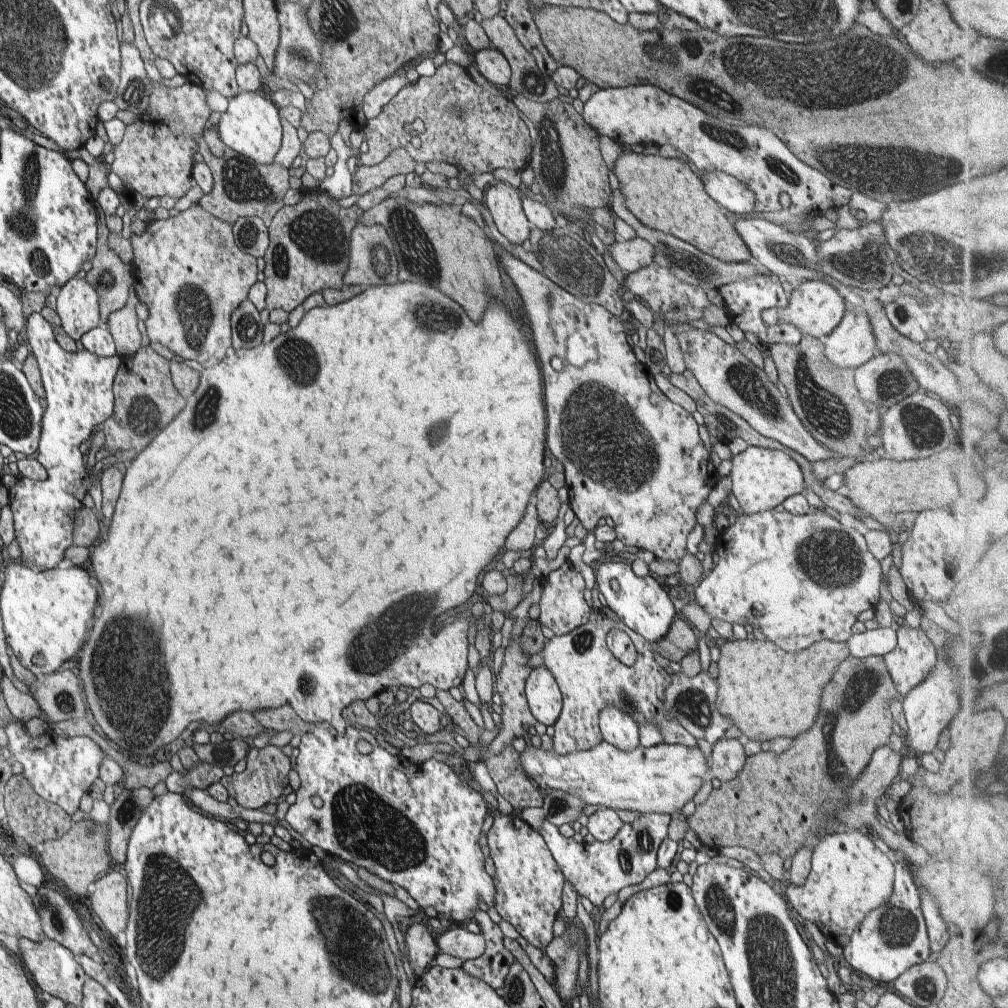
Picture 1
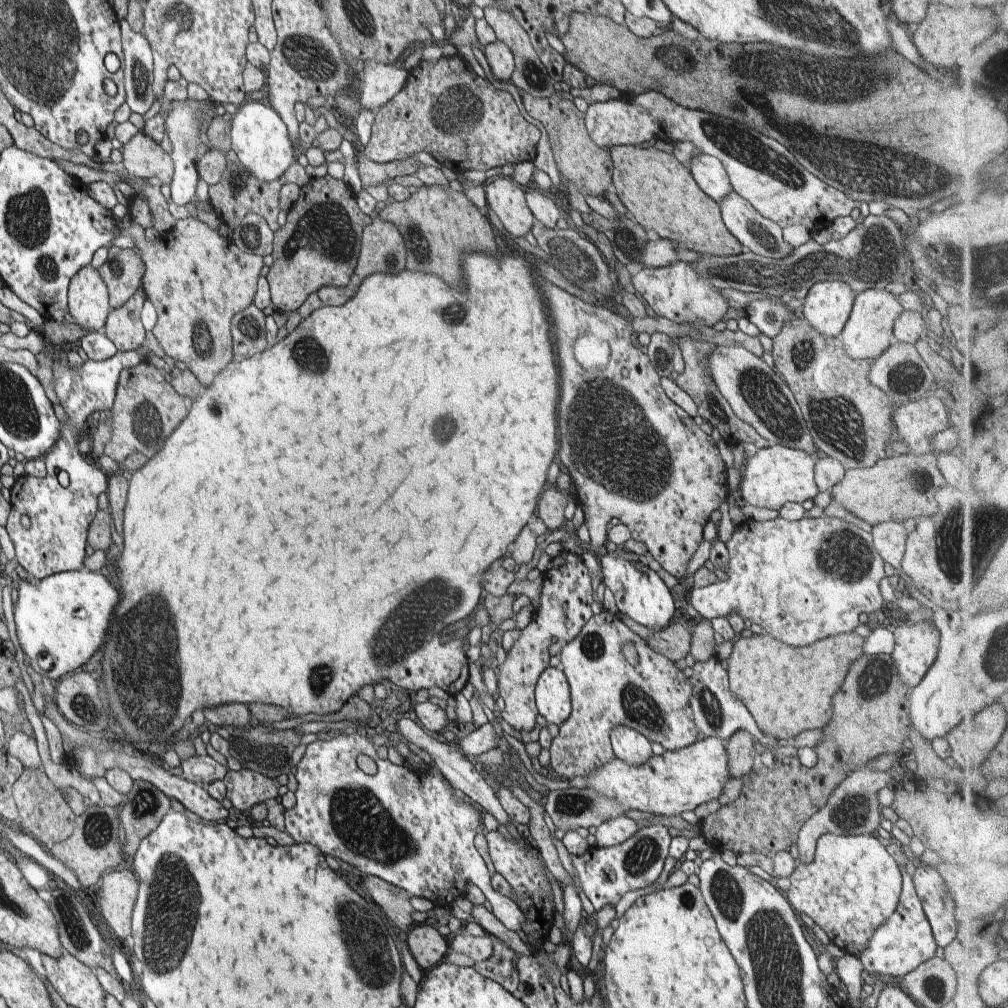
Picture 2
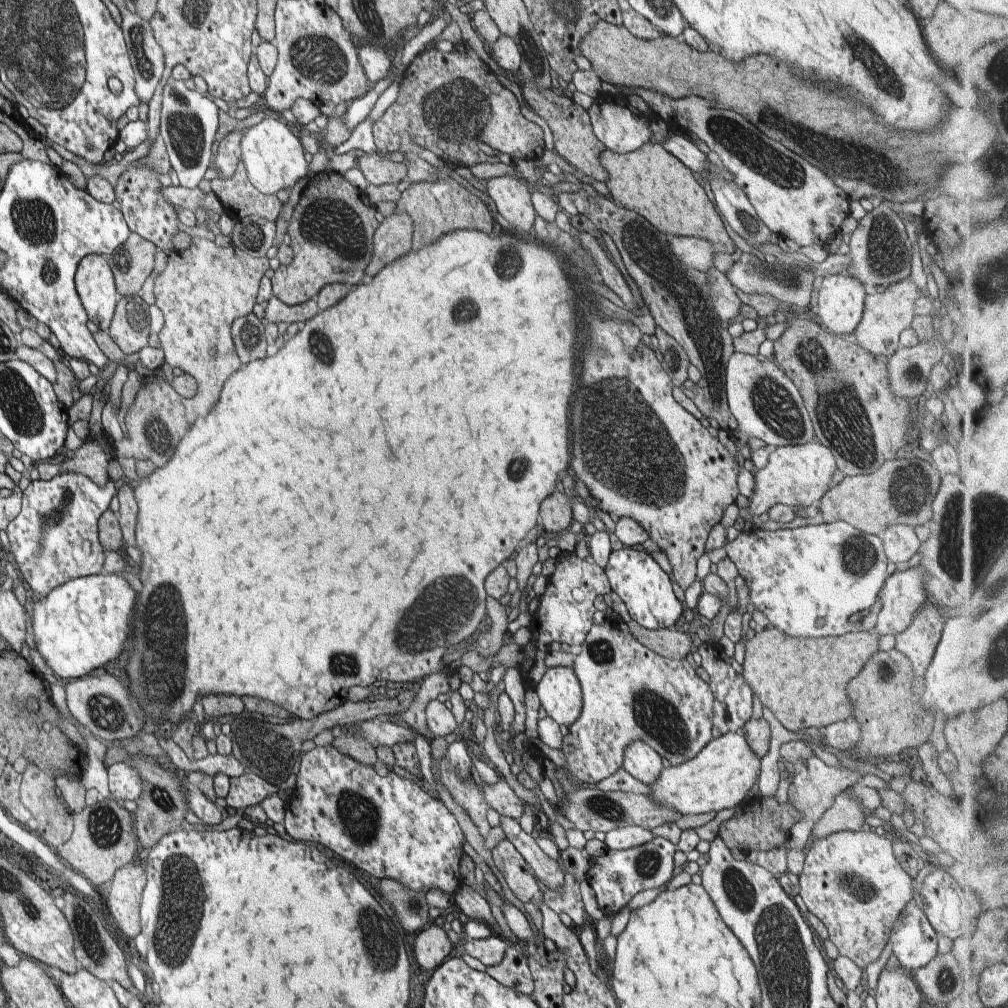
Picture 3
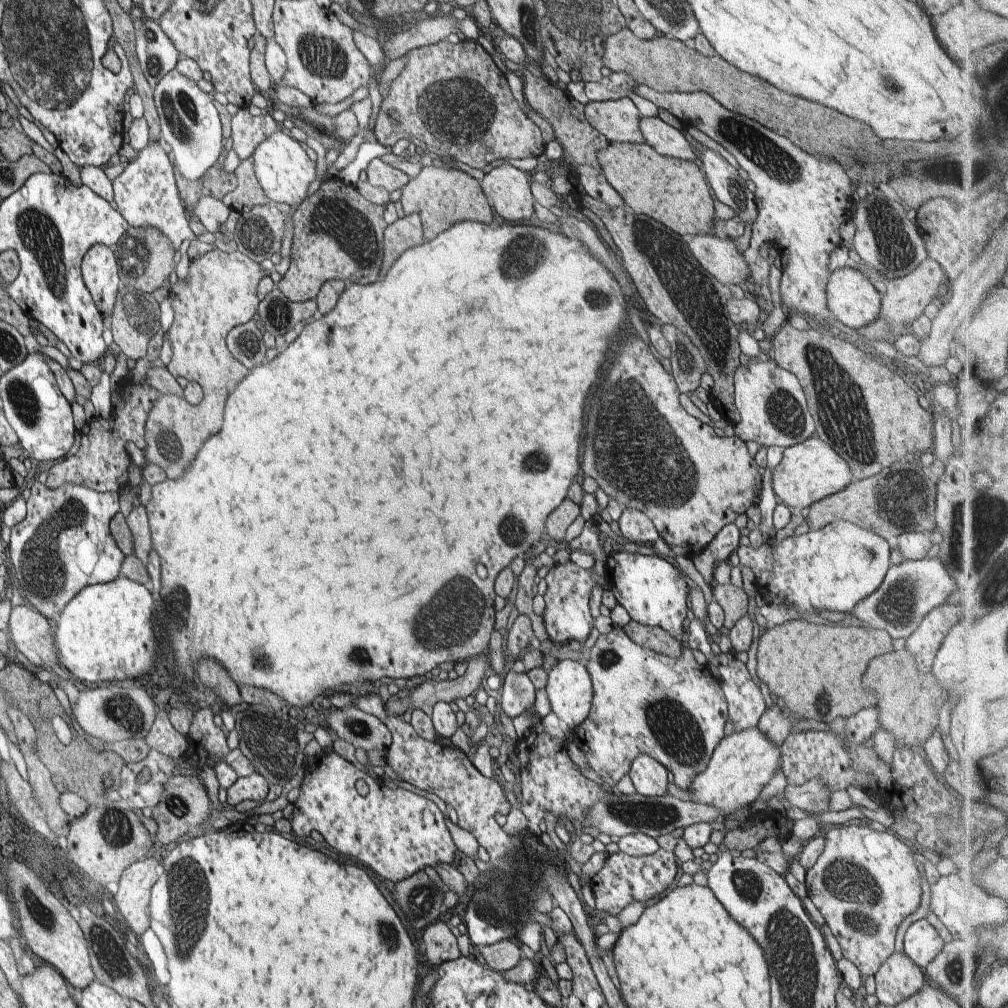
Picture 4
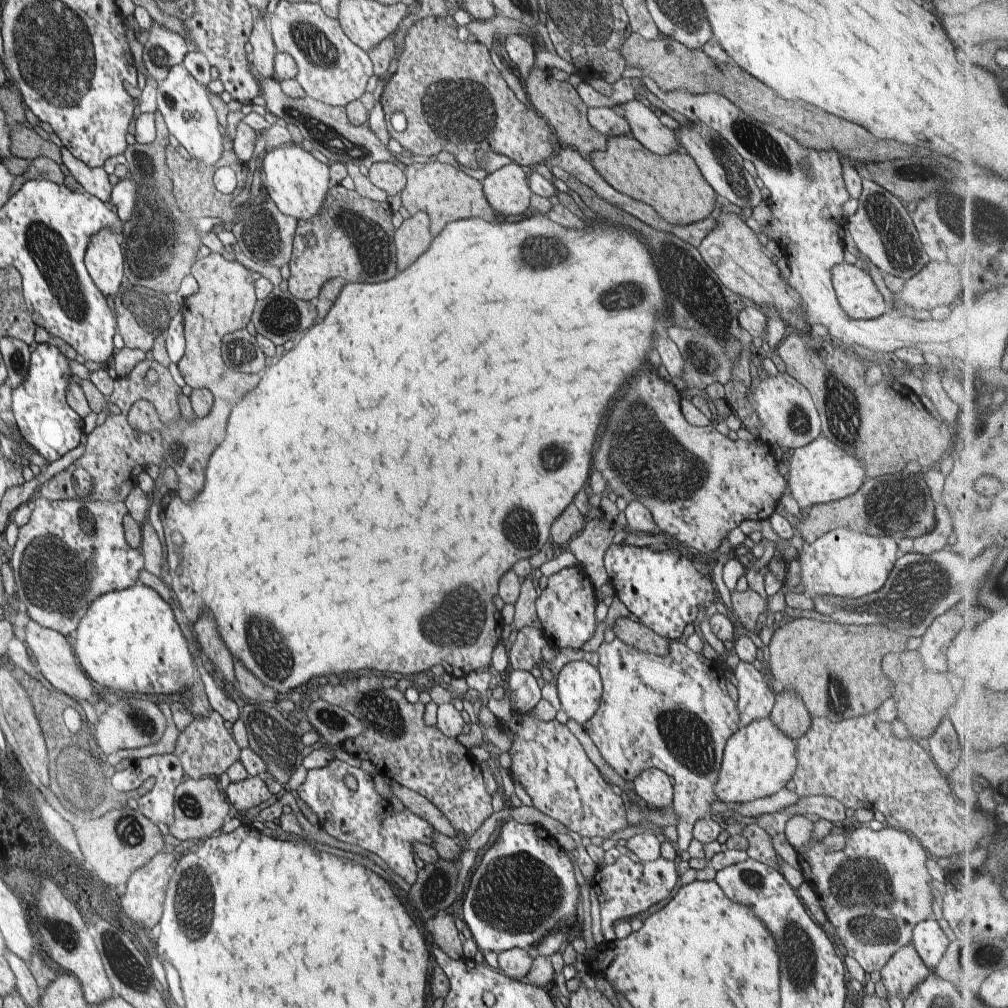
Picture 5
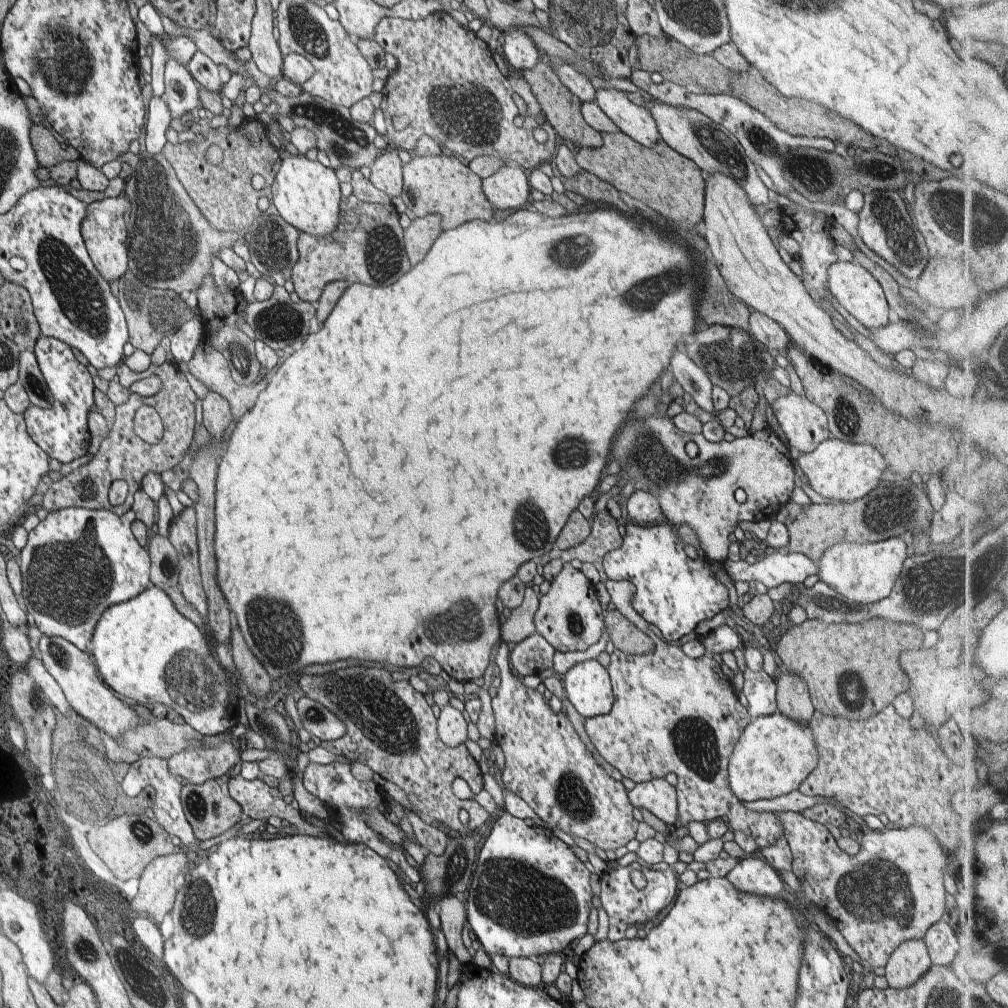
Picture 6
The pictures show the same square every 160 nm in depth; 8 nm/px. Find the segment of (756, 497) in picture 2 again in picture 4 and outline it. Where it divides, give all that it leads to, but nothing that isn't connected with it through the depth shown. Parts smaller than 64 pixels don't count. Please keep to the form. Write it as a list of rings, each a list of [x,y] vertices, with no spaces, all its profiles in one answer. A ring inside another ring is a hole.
[[[814,434],[800,444],[786,447],[780,464],[772,470],[772,488],[778,502],[790,508],[806,508],[844,490],[853,480],[850,465]]]

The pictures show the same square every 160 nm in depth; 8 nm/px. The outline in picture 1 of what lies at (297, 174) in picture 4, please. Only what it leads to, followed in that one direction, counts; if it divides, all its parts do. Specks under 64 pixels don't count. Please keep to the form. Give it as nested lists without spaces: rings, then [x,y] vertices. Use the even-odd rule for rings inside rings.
[[[260,91],[239,92],[229,99],[228,108],[221,114],[216,127],[228,148],[261,165],[271,165],[281,149],[283,126],[278,107]]]

